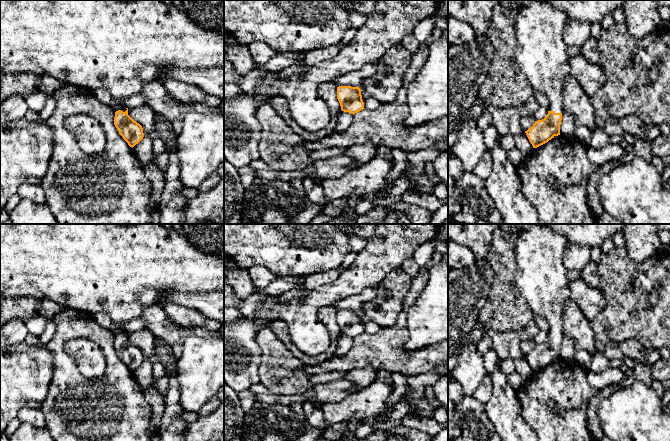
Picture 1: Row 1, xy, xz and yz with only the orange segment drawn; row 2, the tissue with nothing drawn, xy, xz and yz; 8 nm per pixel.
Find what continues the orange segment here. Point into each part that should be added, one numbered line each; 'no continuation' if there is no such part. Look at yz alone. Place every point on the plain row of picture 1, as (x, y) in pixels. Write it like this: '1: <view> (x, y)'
1: yz (541, 277)

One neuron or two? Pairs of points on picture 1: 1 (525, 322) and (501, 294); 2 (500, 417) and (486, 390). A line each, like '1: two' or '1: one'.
1: one
2: two

